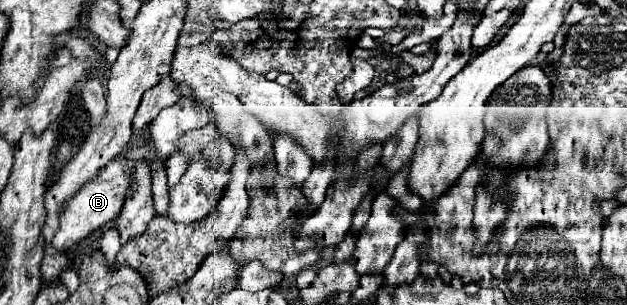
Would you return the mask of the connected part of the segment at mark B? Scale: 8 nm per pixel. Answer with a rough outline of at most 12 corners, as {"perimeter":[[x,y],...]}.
{"perimeter":[[111,160],[59,210],[51,246],[67,250],[121,212],[127,160]]}

